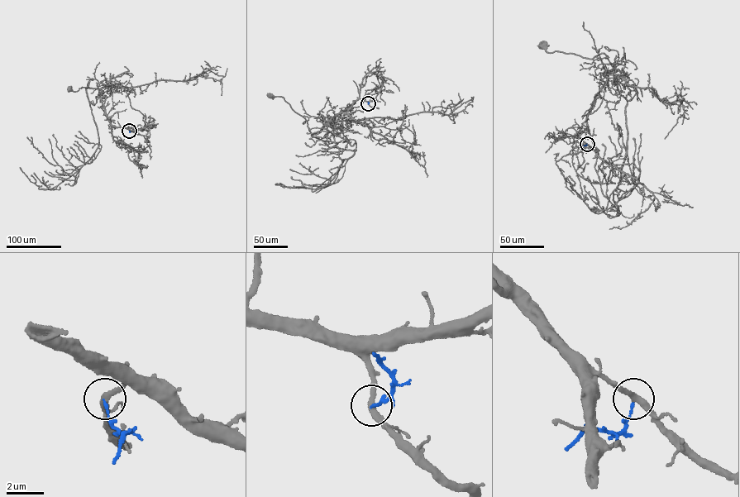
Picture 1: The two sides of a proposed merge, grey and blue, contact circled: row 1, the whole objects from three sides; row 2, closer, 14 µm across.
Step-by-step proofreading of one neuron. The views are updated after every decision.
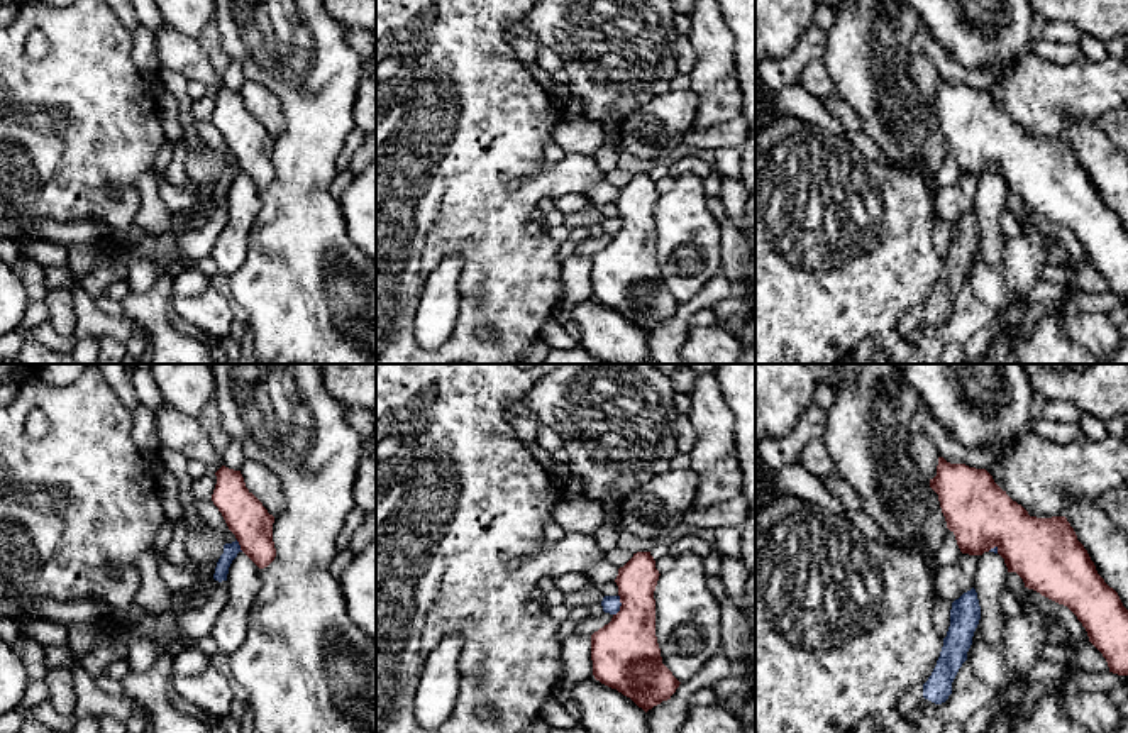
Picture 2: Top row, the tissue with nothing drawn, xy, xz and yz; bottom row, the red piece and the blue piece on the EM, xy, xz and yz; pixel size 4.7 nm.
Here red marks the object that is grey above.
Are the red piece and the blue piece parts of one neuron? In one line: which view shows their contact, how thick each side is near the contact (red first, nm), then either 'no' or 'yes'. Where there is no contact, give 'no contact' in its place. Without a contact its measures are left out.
xz | 320/80 nm | no

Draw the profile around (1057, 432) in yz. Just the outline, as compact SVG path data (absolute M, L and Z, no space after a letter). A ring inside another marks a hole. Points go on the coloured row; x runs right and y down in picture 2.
M1038 415L1033 418L1030 425L1030 432L1043 438L1048 438L1055 444L1069 444L1081 437L1081 428L1077 423L1053 422L1053 420L1042 418Z

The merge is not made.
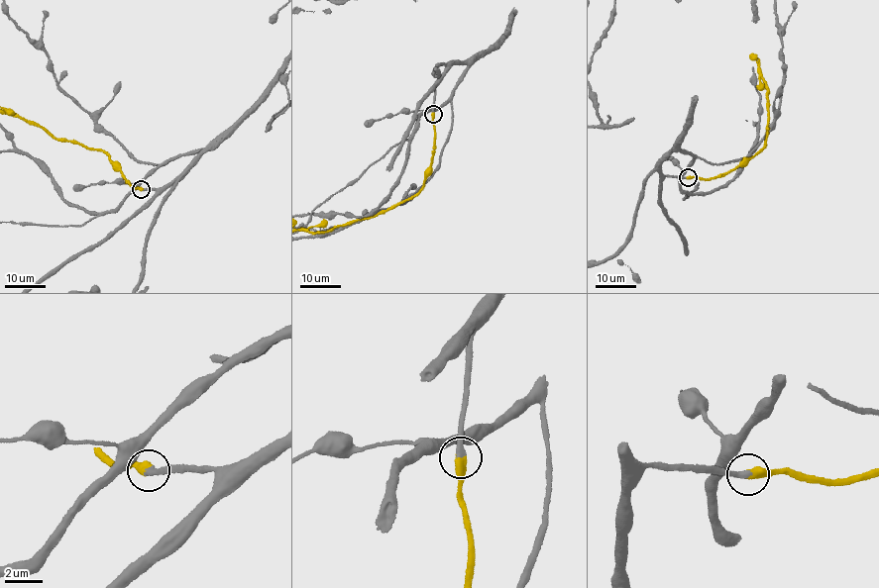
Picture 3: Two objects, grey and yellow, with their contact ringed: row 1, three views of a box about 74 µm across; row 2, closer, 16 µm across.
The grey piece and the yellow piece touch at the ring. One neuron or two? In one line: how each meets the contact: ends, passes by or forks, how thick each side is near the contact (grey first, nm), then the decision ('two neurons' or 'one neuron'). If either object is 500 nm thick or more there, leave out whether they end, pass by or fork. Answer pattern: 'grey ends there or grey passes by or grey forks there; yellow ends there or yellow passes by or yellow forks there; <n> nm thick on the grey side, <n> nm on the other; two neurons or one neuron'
280 nm thick on the grey side, 550 nm on the other; one neuron

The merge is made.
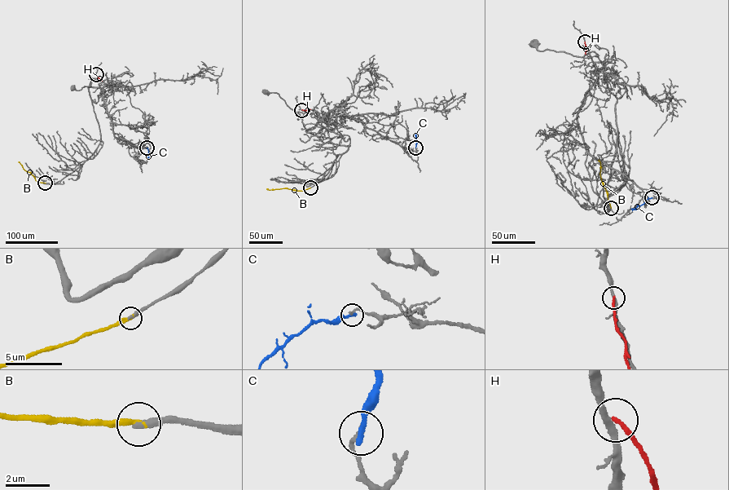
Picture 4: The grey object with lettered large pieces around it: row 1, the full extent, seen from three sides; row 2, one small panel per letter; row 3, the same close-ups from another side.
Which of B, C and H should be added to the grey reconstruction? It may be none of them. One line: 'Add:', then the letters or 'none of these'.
Add: B

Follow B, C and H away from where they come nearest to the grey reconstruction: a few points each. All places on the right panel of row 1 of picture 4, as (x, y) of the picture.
B: (611, 208), (601, 179), (599, 160)
C: (652, 197), (631, 209)
H: (585, 41), (586, 54)

